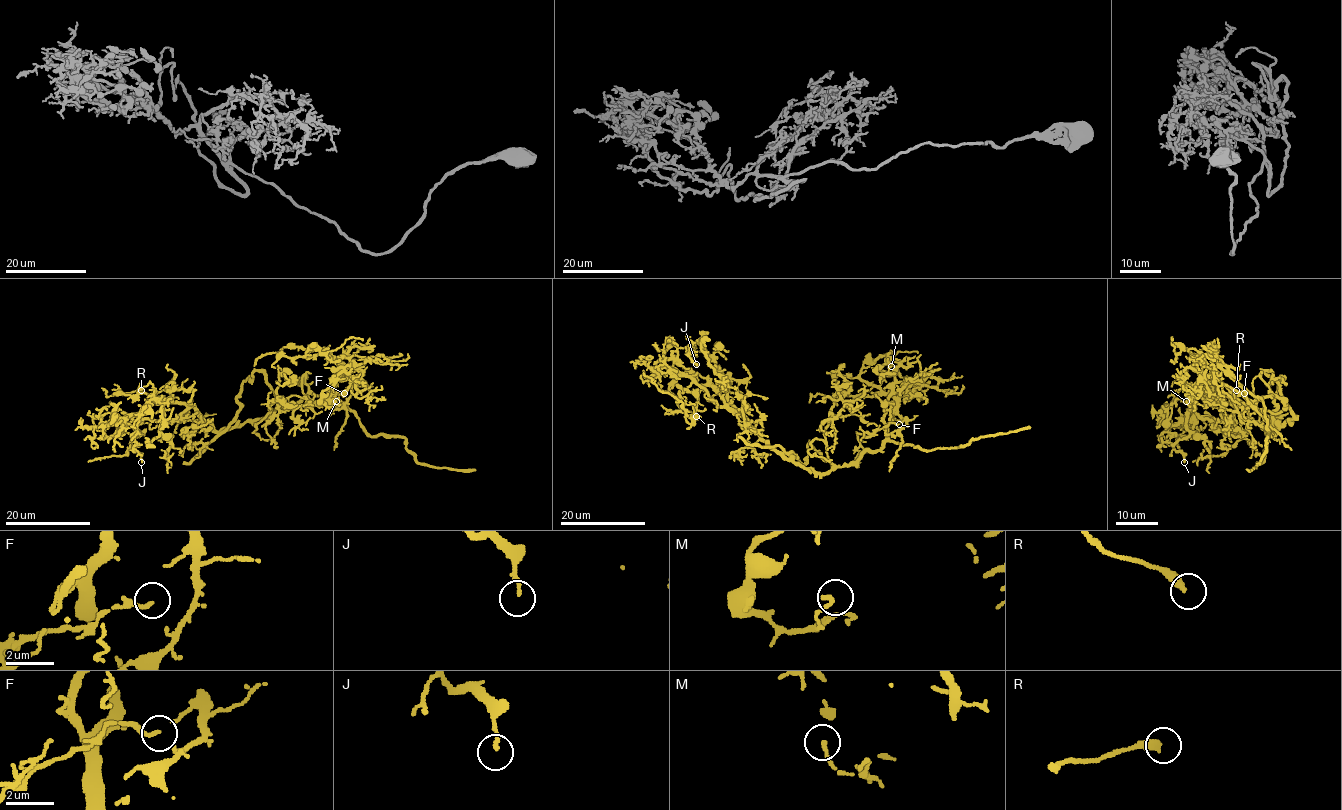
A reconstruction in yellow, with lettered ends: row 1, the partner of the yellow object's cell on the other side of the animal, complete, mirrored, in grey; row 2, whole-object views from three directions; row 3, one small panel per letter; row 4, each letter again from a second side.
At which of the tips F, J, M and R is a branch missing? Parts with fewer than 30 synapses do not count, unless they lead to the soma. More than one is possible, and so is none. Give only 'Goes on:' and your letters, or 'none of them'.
Goes on: none of them

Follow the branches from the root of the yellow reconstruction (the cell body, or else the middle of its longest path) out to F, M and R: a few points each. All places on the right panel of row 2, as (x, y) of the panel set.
F: (1290, 420), (1293, 414), (1258, 375), (1253, 380), (1256, 401), (1245, 399), (1244, 393)
M: (1290, 420), (1293, 414), (1272, 393), (1254, 397), (1236, 391), (1192, 368), (1182, 371), (1193, 406), (1186, 401)
R: (1290, 420), (1268, 432), (1243, 407), (1204, 401), (1195, 393), (1191, 395), (1236, 390)

